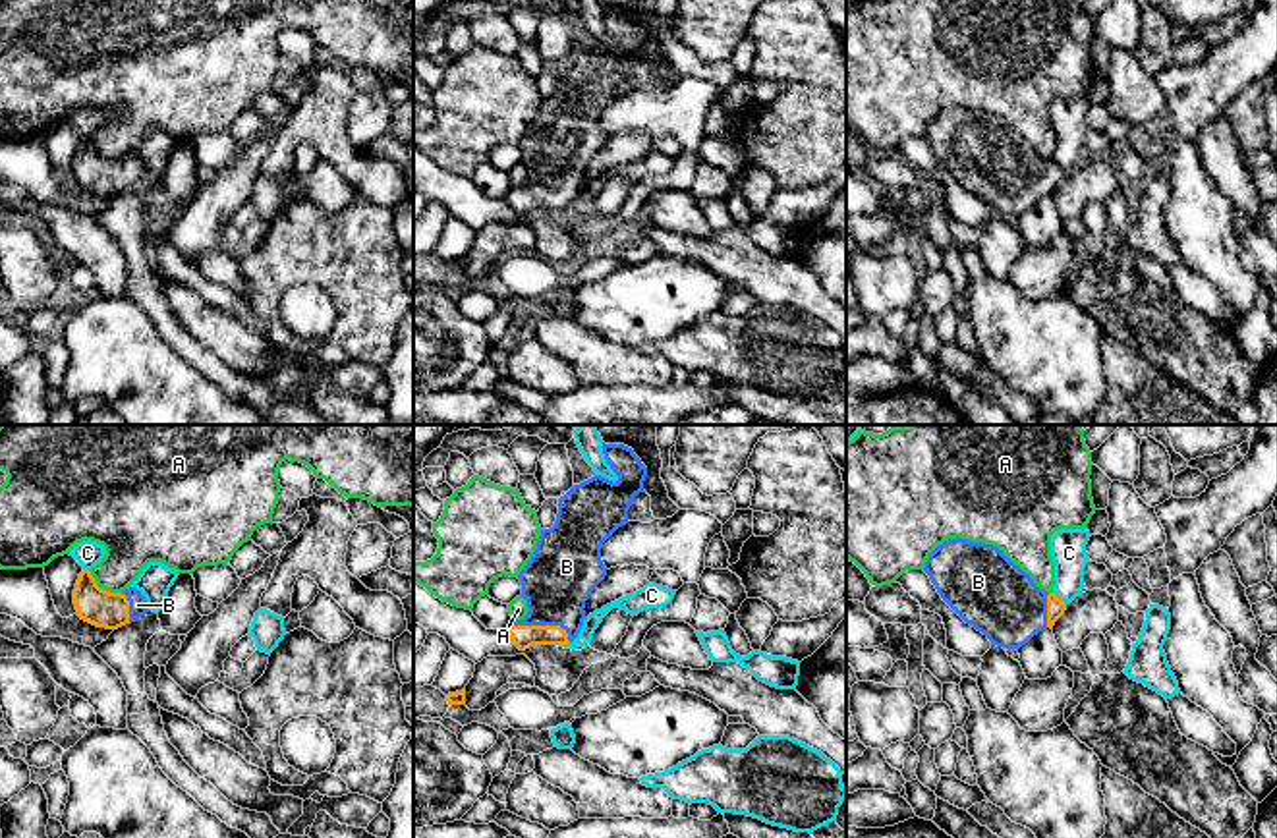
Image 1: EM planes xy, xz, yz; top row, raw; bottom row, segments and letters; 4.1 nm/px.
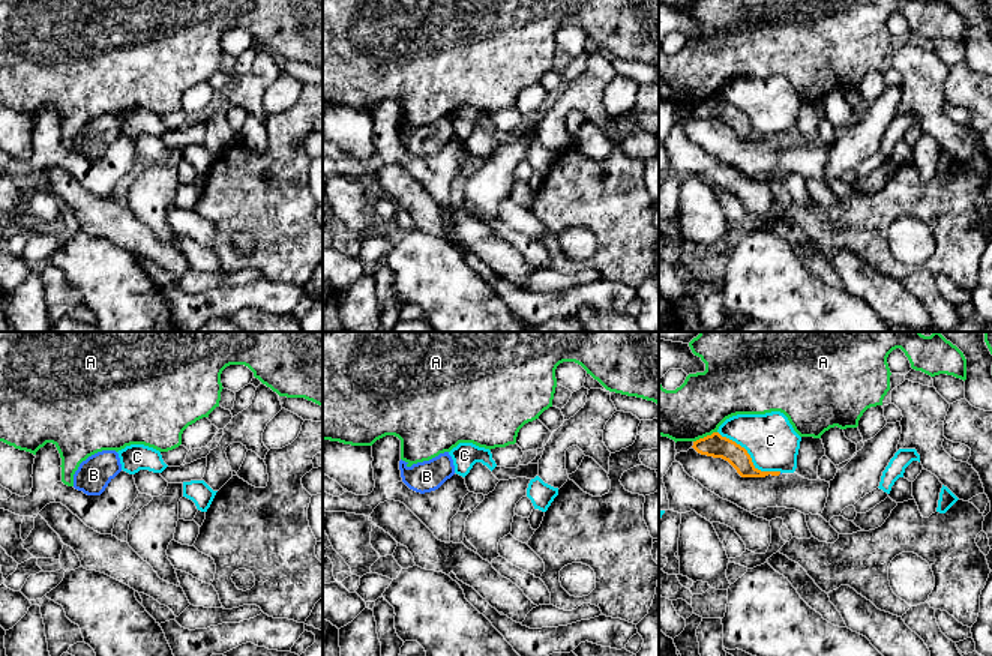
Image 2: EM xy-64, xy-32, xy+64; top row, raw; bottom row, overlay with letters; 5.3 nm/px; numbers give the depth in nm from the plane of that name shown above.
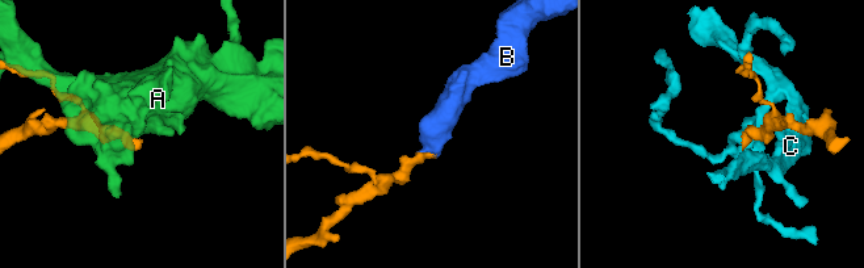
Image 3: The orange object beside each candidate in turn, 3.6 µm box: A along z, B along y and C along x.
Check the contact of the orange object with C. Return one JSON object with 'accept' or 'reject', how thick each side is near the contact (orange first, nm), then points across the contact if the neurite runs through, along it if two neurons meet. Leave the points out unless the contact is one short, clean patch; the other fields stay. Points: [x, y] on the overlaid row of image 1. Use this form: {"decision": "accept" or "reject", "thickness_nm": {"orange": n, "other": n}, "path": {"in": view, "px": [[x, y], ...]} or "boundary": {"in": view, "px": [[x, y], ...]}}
{"decision": "reject", "thickness_nm": {"orange": 80, "other": 140}, "boundary": {"in": "yz", "px": [[1053, 591], [1065, 605]]}}

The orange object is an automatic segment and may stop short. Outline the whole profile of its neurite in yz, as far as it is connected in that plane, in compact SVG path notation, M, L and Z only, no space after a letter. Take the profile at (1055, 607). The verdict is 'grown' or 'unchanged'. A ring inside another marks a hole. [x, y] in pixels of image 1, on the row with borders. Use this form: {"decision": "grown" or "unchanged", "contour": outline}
{"decision": "grown", "contour": "M949 539L929 554L923 572L966 624L1003 649L1018 651L1066 610L993 545Z"}

